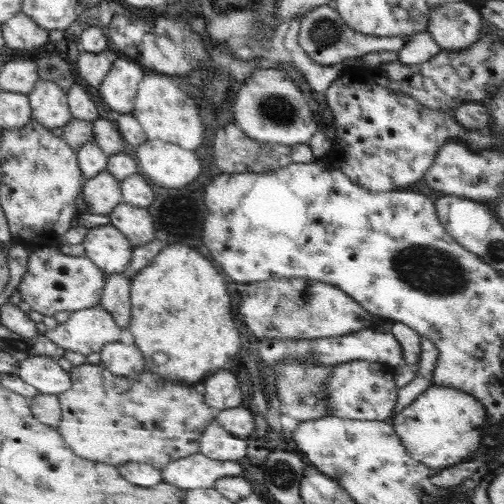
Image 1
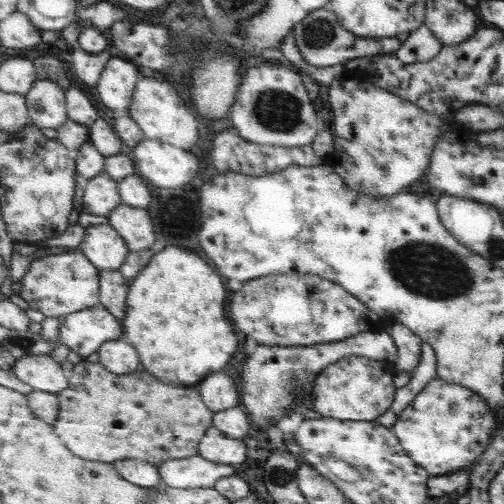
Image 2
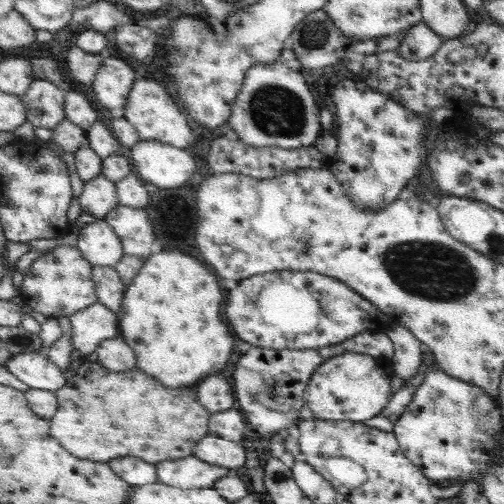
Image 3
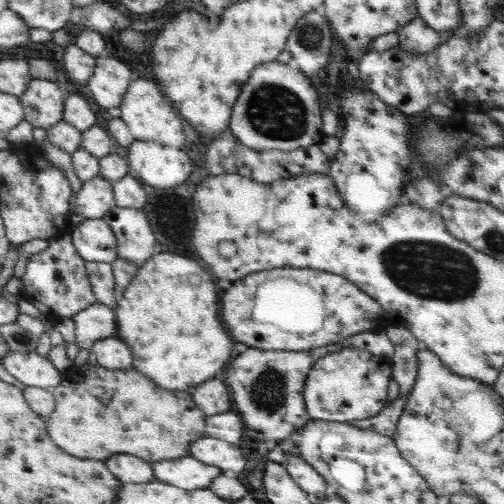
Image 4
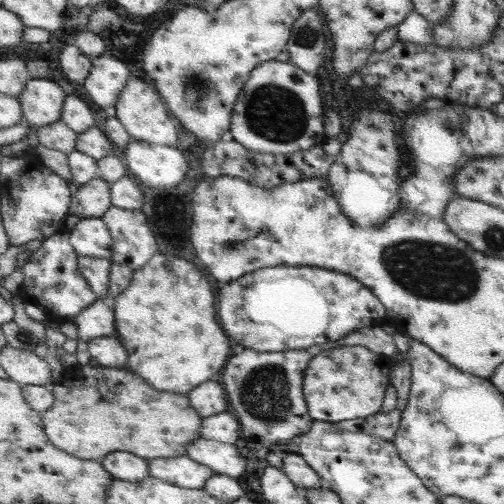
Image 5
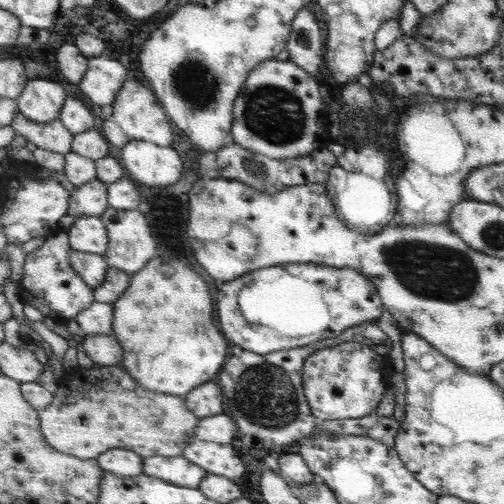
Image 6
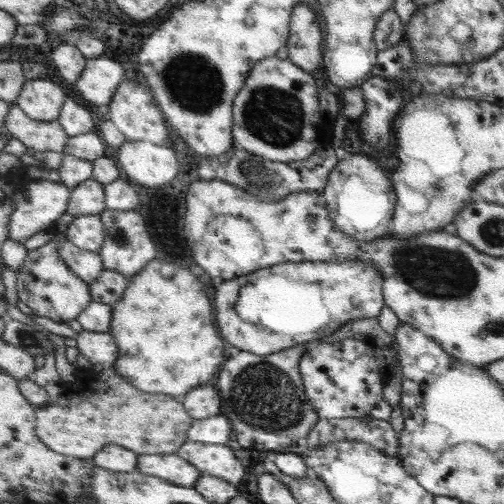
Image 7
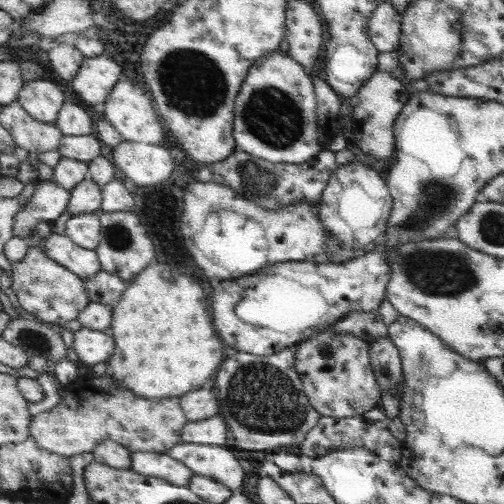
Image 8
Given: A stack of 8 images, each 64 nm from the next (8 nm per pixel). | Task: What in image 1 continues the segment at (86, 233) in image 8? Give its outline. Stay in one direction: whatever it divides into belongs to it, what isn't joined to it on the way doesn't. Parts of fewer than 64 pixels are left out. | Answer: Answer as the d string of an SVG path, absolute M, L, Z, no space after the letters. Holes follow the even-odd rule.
M97 226L89 228L81 242L85 256L93 260L103 274L125 274L133 248L127 238L115 226Z

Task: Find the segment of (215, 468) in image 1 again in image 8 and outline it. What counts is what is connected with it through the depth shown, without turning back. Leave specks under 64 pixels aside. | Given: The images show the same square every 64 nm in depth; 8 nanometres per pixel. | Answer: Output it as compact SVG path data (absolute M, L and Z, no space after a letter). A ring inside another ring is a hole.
M129 452L129 470L143 474L143 476L153 476L161 478L163 482L169 482L173 486L185 488L189 478L193 476L191 470L187 470L181 462L175 462L167 454L155 454L155 452Z

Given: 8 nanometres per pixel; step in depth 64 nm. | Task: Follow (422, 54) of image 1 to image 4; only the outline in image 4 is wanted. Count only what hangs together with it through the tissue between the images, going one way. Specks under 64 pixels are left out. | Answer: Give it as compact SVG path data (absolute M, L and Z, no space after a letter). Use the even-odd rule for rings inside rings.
M415 16L407 24L403 24L399 28L397 36L399 36L399 46L403 50L411 50L411 52L431 52L443 42L439 32L429 28L419 16Z

